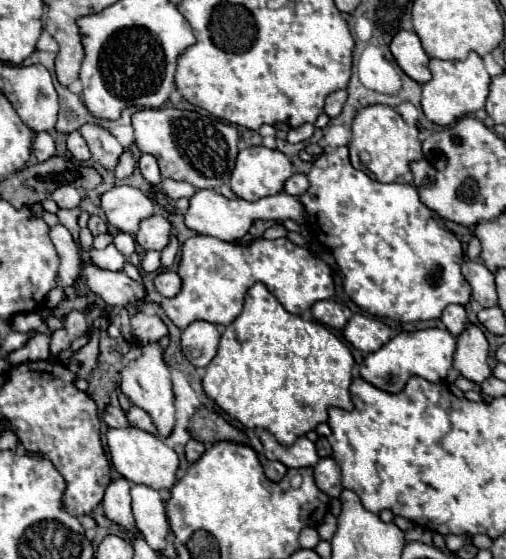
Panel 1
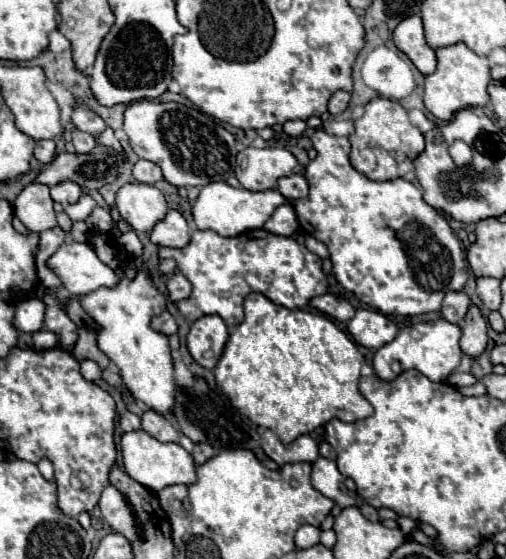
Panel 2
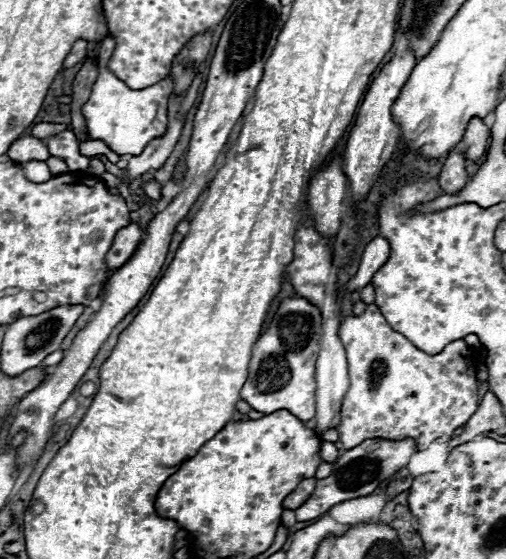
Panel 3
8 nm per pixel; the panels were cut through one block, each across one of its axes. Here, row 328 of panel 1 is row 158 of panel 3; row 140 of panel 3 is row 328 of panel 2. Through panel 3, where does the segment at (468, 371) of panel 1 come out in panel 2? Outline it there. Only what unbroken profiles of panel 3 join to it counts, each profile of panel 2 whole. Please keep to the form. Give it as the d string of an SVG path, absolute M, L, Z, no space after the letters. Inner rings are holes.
M470 306L464 322L462 322L462 338L460 338L460 348L466 356L478 358L488 344L488 324L486 318L480 314L476 306Z

